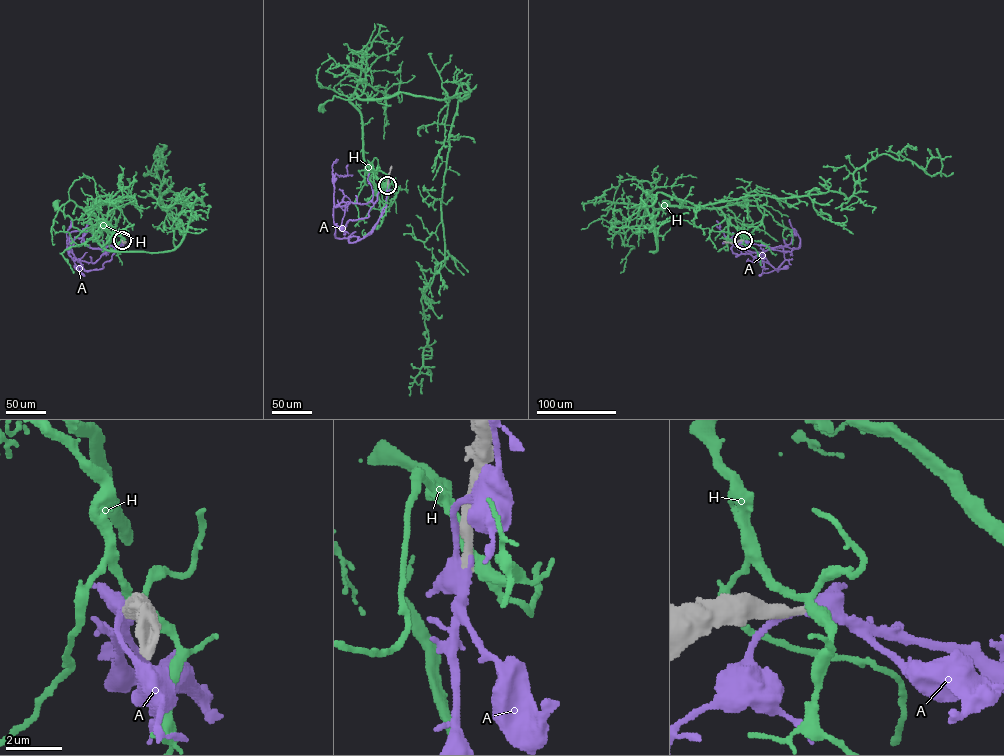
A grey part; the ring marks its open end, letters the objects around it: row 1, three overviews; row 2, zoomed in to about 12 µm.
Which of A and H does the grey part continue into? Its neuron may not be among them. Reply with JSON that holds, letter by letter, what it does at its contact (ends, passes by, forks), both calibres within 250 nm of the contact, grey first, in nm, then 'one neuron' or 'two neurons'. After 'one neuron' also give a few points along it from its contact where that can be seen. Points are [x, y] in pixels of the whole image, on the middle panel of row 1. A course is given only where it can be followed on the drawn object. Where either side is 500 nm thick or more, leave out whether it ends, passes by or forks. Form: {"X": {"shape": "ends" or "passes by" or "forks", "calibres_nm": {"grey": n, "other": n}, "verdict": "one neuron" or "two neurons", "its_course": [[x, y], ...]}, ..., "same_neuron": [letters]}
{"A": {"shape": "forks", "calibres_nm": {"grey": 380, "other": 400}, "verdict": "one neuron", "its_course": [[387, 185], [385, 209], [369, 234], [351, 242], [335, 237], [333, 208], [348, 201], [341, 227]]}, "H": {"shape": "forks", "calibres_nm": {"grey": 360, "other": 340}, "verdict": "two neurons"}, "same_neuron": ["A"]}

